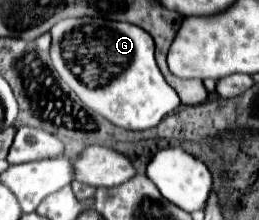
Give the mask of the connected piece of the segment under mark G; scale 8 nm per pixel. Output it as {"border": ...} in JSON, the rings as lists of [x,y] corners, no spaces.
{"border":[[[69,17],[59,21],[51,29],[51,61],[61,79],[67,81],[67,85],[99,115],[109,119],[113,125],[133,131],[143,131],[157,127],[165,115],[175,111],[181,101],[171,85],[167,85],[165,77],[161,75],[157,63],[155,63],[155,45],[147,31],[143,31],[137,25],[129,23],[117,23],[101,17]]]}

